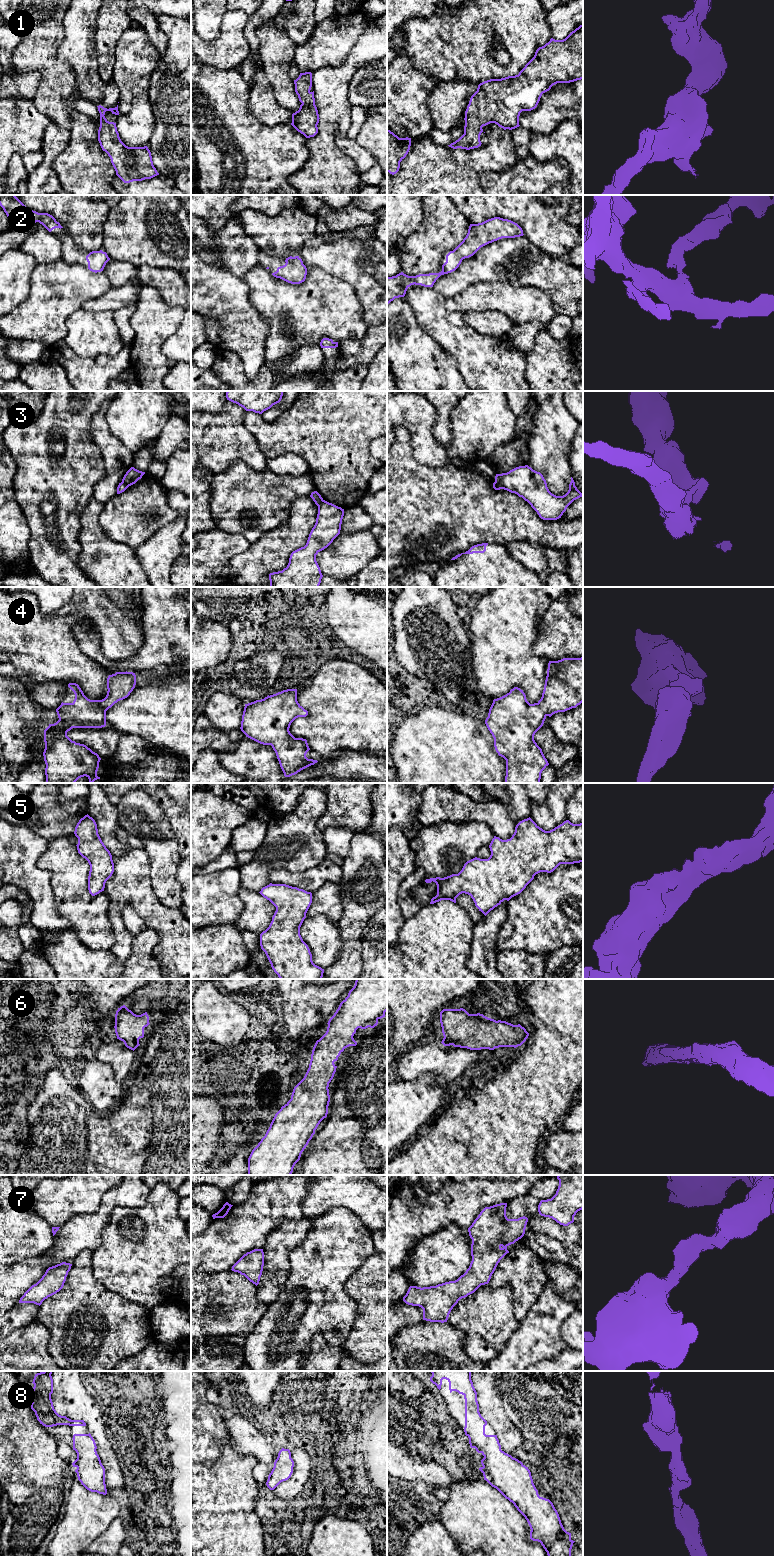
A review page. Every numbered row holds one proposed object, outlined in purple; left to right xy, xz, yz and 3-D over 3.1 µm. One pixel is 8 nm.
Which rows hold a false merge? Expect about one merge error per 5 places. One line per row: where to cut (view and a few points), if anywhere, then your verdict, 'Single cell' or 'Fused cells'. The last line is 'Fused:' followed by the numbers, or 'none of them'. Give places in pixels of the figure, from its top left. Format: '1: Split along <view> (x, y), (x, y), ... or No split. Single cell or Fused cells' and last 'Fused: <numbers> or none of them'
1: No split. Single cell
2: No split. Single cell
3: Split along xz (323, 500), (318, 506). Fused cells
4: No split. Single cell
5: No split. Single cell
6: No split. Single cell
7: No split. Single cell
8: No split. Single cell
Fused: 3

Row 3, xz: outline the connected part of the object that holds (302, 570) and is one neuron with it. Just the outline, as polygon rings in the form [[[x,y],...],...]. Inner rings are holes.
[[[323,500],[306,545],[291,553],[286,568],[269,574],[270,587],[319,587],[323,575],[316,555],[340,534],[343,516],[344,509]]]

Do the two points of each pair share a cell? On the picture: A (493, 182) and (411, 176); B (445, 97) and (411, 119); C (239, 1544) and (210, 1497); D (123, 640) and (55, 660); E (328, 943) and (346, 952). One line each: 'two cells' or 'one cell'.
A: two cells
B: two cells
C: one cell
D: one cell
E: two cells

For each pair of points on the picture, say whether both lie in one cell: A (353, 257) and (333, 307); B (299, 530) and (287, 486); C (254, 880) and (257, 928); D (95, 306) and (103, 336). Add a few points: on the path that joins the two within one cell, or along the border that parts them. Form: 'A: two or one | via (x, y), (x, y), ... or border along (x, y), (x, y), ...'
A: two | border along (322, 270), (345, 281), (352, 288), (358, 299)
B: two | border along (309, 495), (292, 501), (288, 518), (282, 524)
C: two | border along (241, 886), (258, 892)
D: two | border along (81, 307), (93, 311), (114, 311)

